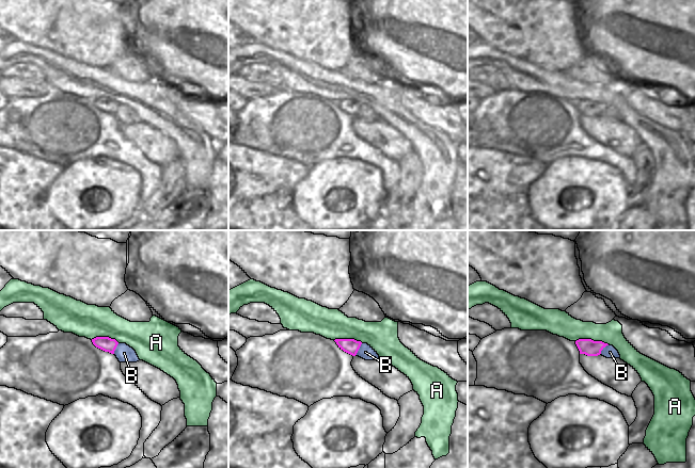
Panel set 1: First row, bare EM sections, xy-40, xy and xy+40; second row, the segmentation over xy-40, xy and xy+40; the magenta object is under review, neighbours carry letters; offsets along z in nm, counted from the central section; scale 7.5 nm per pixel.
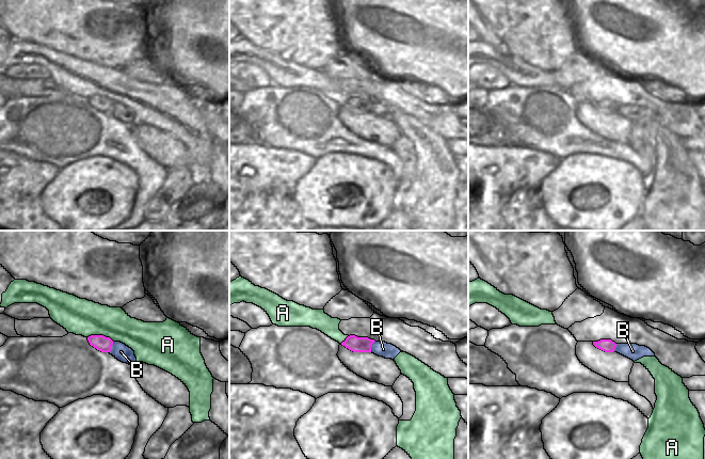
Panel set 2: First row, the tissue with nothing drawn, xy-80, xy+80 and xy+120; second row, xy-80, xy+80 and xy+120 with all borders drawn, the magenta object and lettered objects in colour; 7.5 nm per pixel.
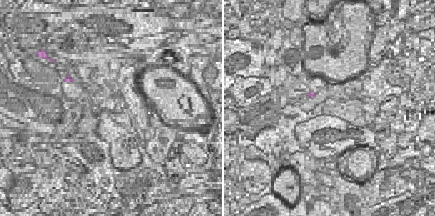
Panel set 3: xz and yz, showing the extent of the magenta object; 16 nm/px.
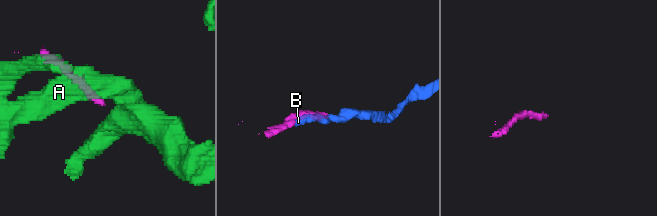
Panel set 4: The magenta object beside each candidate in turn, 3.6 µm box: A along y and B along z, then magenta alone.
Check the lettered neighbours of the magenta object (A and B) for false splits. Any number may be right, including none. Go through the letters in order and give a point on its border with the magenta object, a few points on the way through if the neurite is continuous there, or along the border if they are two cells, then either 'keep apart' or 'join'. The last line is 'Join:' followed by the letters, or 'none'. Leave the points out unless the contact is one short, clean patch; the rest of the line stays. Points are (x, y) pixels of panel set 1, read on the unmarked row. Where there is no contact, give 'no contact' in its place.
A: contact xy+40 (590, 100); keep apart
B: contact xy (359, 109); keep apart
Join: none

